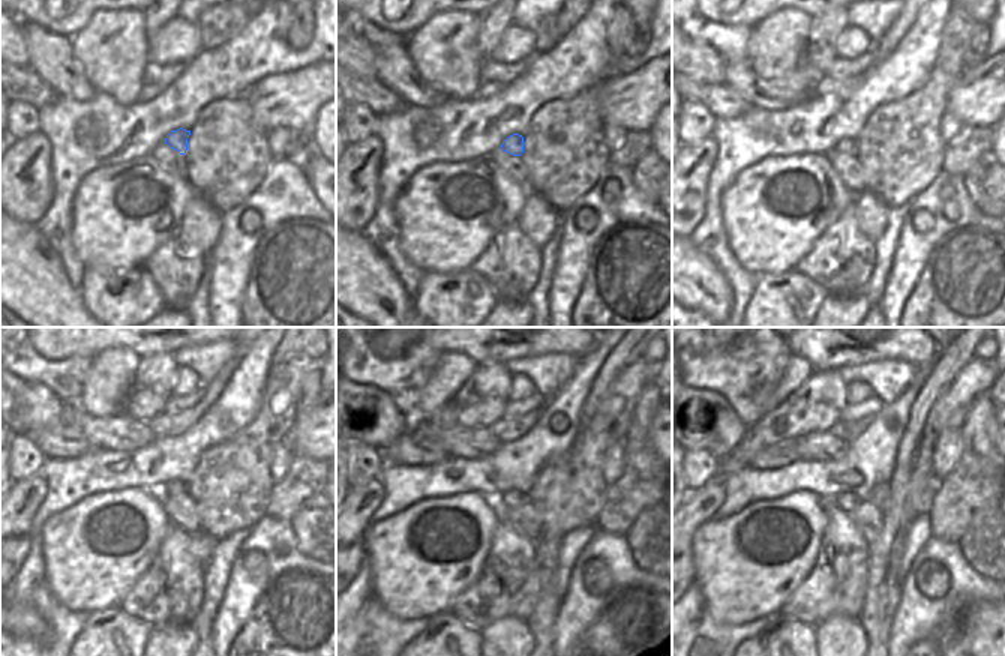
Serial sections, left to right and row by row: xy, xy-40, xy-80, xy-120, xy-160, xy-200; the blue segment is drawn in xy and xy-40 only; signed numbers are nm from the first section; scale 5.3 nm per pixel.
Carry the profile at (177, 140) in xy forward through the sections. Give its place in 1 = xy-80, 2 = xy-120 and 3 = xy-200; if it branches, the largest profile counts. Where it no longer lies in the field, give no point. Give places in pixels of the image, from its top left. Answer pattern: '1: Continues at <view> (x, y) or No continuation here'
1: Continues at xy-80 (846, 146)
2: Continues at xy-120 (171, 488)
3: Continues at xy-200 (848, 502)

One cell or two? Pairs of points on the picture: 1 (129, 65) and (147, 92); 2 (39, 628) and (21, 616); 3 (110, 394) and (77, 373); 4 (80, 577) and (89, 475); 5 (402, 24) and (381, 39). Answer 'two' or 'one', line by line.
1: two
2: one
3: two
4: two
5: two

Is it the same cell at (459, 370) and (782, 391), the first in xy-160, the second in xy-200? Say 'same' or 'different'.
same

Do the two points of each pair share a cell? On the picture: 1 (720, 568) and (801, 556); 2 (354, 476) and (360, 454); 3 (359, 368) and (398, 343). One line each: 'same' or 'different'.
1: same
2: same
3: different

